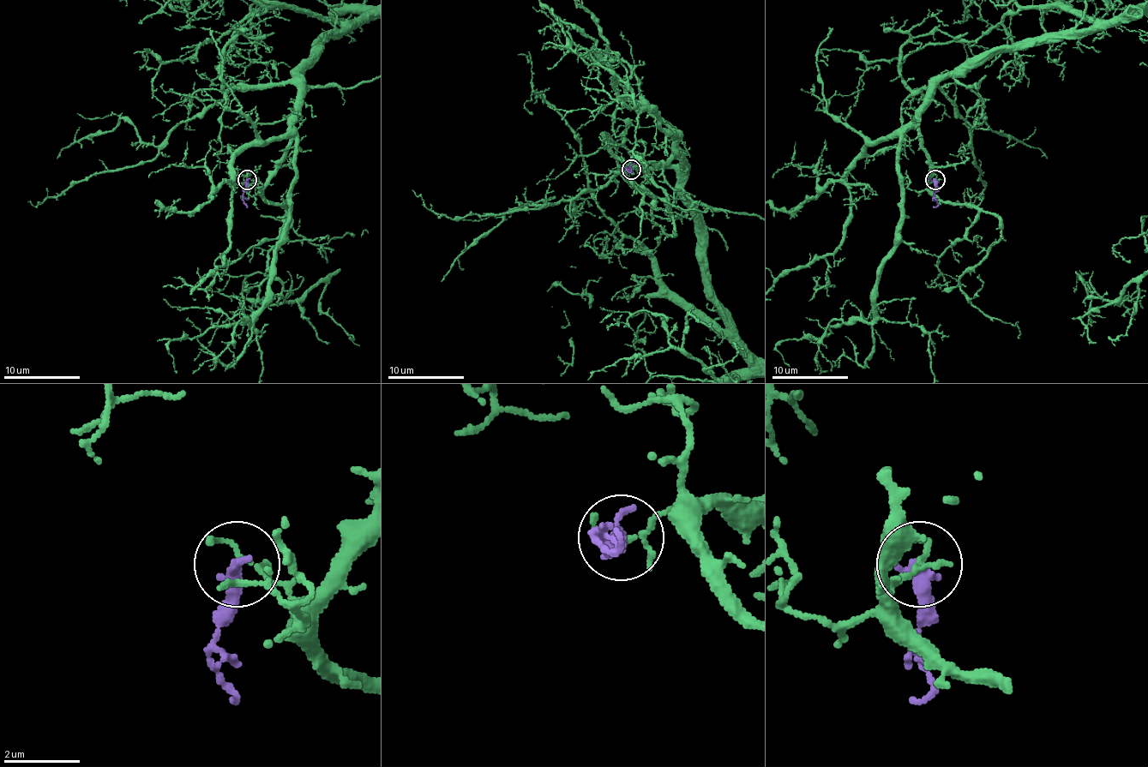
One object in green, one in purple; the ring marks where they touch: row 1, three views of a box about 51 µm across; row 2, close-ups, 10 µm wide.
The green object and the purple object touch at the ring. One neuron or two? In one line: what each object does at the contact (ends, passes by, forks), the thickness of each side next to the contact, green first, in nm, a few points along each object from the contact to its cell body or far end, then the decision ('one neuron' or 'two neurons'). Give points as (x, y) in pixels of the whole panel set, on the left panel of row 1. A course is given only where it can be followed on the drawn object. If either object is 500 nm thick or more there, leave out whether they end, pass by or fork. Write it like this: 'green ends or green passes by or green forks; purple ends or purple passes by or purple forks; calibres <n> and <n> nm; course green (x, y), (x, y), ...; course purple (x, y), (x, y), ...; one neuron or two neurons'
green forks; purple ends; calibres 100 and 440 nm; course purple (247, 179), (243, 200), (247, 207); two neurons

